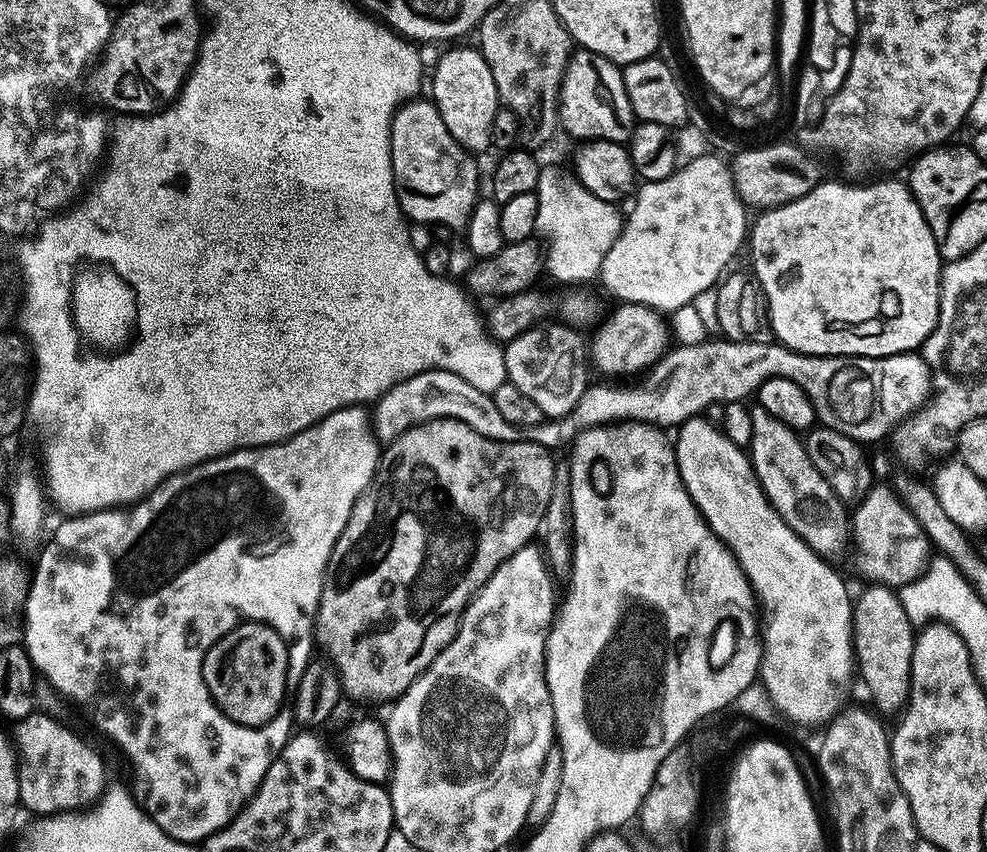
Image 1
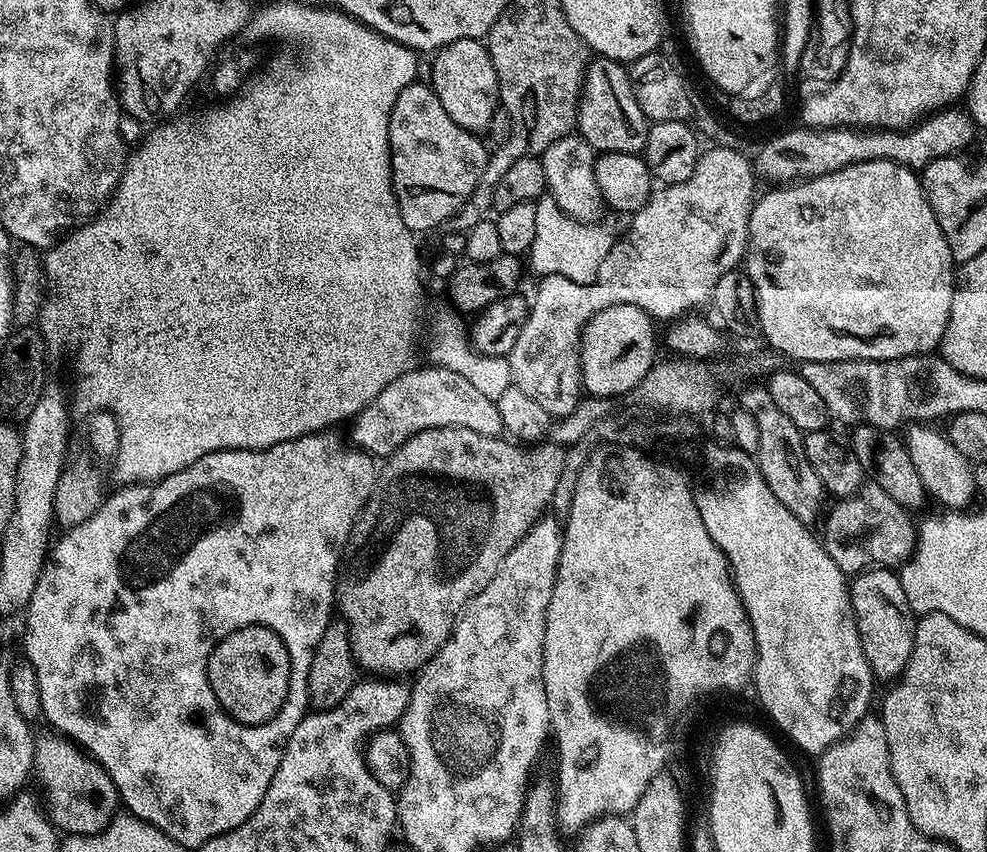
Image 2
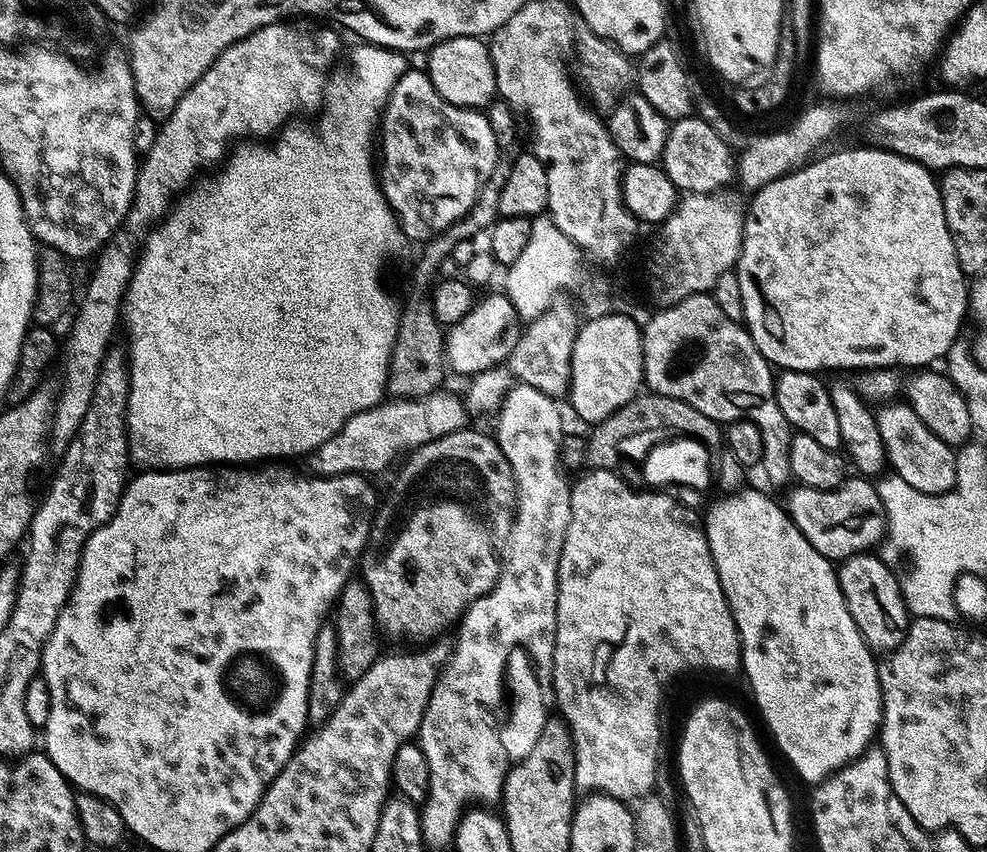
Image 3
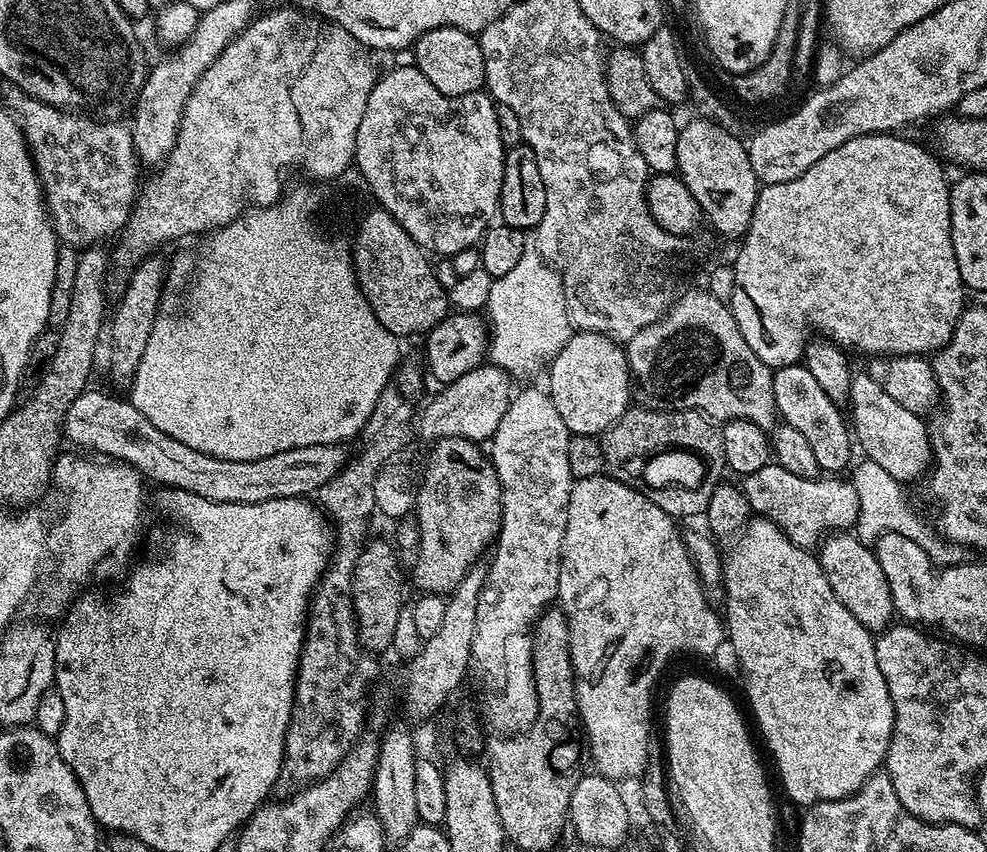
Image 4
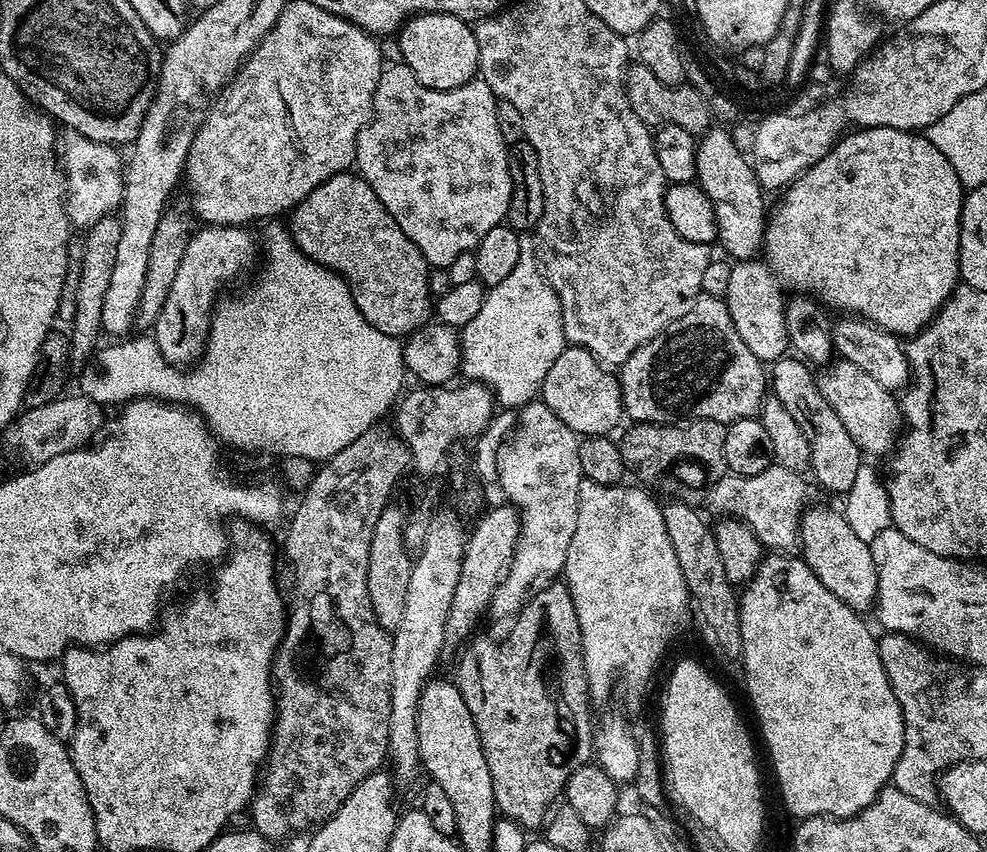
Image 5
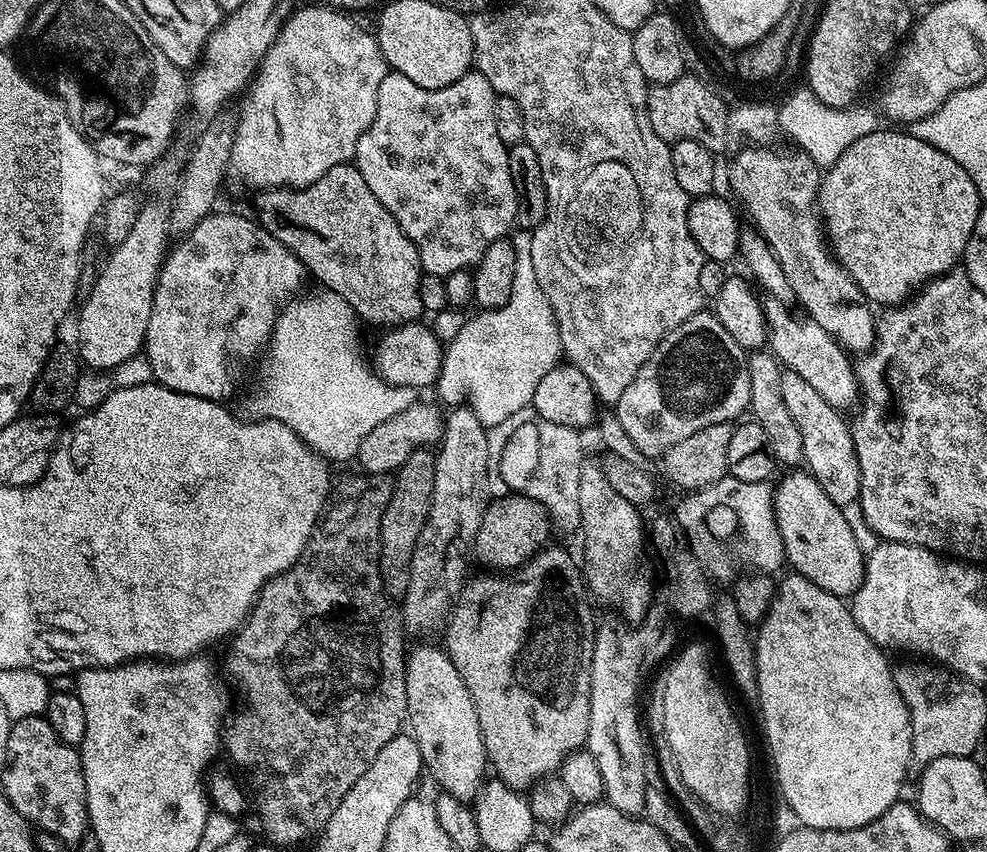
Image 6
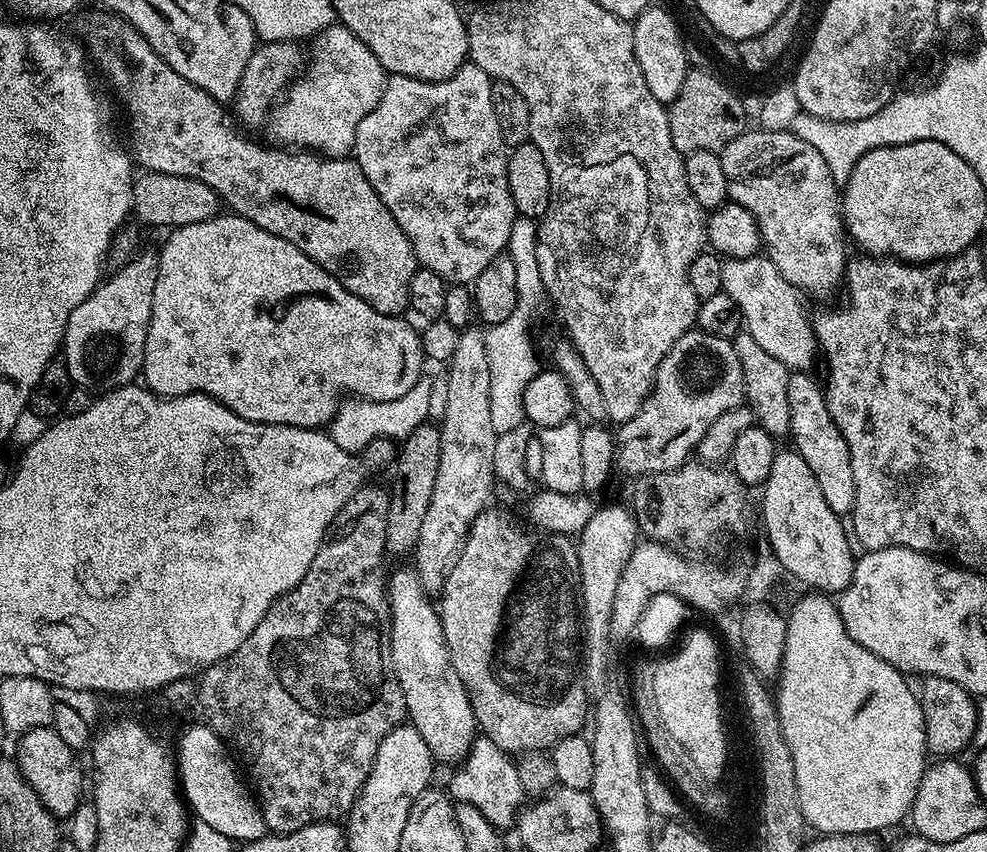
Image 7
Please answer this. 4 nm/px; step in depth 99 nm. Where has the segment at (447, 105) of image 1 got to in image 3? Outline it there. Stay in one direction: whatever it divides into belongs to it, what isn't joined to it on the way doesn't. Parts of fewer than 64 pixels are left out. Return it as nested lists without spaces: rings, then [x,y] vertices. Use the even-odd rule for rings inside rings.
[[[459,36],[432,45],[427,49],[426,71],[434,90],[459,108],[487,109],[497,99],[496,71],[488,53],[488,44],[479,36]]]

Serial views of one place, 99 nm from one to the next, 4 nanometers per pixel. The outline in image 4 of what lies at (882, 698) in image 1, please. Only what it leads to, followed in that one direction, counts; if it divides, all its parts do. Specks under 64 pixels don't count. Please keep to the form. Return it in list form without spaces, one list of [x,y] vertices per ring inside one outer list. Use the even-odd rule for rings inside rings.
[[[832,534],[819,545],[818,559],[820,569],[826,574],[842,606],[846,606],[846,610],[850,610],[850,614],[854,614],[854,618],[858,618],[864,628],[873,634],[879,634],[893,623],[890,586],[875,551],[869,545],[867,548],[862,541],[855,540],[852,534]]]

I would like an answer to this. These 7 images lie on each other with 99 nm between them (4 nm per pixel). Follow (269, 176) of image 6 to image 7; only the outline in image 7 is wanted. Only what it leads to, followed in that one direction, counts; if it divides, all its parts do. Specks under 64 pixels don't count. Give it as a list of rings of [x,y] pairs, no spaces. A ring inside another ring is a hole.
[[[339,22],[317,33],[311,44],[306,74],[283,93],[266,121],[266,129],[277,145],[311,150],[328,158],[344,158],[356,147],[358,122],[378,106],[389,73],[374,58],[370,46]]]

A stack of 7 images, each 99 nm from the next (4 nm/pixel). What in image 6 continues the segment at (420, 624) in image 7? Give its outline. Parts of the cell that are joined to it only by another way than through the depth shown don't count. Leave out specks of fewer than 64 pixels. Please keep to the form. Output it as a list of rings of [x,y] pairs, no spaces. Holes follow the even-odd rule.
[[[420,642],[416,649],[409,651],[406,656],[406,663],[404,665],[404,681],[406,682],[406,698],[408,699],[408,718],[407,723],[410,725],[410,734],[413,738],[418,742],[418,750],[422,754],[422,758],[424,759],[424,767],[426,769],[427,775],[432,775],[434,779],[437,780],[441,785],[439,786],[443,791],[449,792],[451,796],[454,798],[458,798],[459,800],[463,800],[465,802],[475,801],[476,797],[480,793],[480,789],[486,780],[486,775],[484,775],[484,768],[486,772],[486,765],[488,764],[488,755],[486,754],[486,750],[484,749],[484,739],[482,738],[482,730],[478,726],[478,710],[474,710],[474,698],[470,698],[470,690],[466,690],[466,682],[462,682],[462,674],[458,674],[458,670],[454,670],[454,662],[449,658],[447,651],[443,647],[435,648],[434,645],[428,644],[432,642]]]

